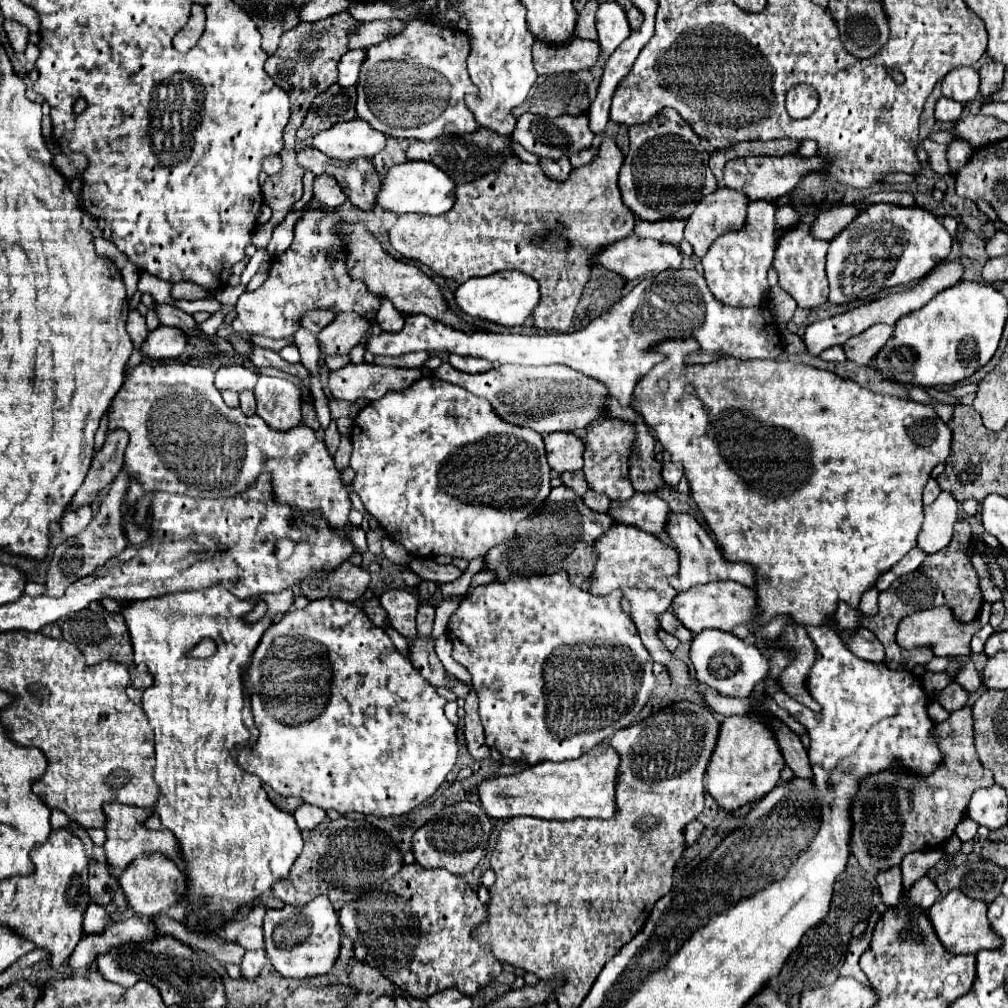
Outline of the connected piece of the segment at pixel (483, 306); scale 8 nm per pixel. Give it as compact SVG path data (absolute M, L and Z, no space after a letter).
M501 271L487 277L469 279L455 291L455 297L463 313L485 321L493 321L503 327L513 327L513 325L523 325L527 319L531 319L535 305L539 305L541 291L539 283L533 277L521 271Z

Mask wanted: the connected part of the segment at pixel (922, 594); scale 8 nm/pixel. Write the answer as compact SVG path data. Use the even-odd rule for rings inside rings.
M957 521L953 539L943 551L927 555L923 565L917 571L913 571L905 577L899 577L889 589L879 593L877 615L873 615L873 617L863 615L861 625L865 629L873 631L877 635L877 639L885 645L885 649L897 645L895 631L897 631L899 621L903 617L915 613L915 611L923 611L923 609L929 609L929 607L935 607L935 605L945 605L953 611L953 615L959 623L971 623L971 621L977 619L981 605L983 605L983 599L981 599L981 591L979 591L979 585L977 585L977 573L975 573L975 569L973 569L973 565L971 565L971 561L967 559L967 553L965 553L969 537L971 537L969 525L965 521Z

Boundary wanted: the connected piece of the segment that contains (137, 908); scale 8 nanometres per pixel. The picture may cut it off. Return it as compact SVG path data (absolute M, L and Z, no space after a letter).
M145 853L139 855L127 869L123 869L119 877L119 885L127 897L129 909L133 909L139 915L153 917L161 911L167 911L171 905L175 905L185 895L185 875L183 871L165 855L161 853Z

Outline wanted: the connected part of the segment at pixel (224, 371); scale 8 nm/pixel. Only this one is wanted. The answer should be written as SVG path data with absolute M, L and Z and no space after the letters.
M223 365L217 369L215 373L215 387L219 391L245 391L253 390L255 387L255 379L259 375L253 373L251 369L243 367L243 365Z

